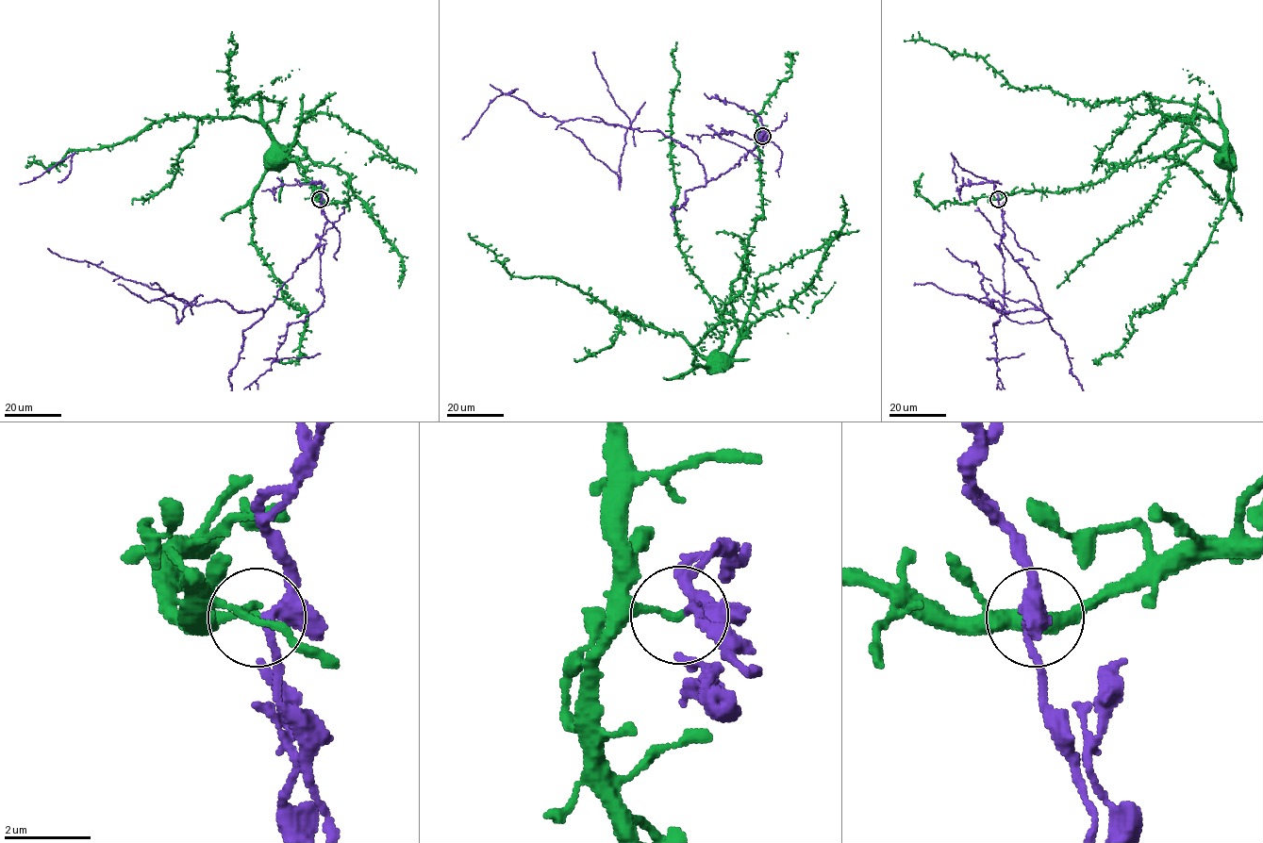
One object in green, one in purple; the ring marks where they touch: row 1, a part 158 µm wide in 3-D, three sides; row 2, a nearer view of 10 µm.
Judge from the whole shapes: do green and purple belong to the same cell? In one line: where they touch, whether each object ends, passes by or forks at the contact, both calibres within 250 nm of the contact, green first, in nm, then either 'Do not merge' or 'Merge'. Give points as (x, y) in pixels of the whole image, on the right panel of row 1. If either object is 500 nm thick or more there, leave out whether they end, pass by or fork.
Place: (998, 199). At the ring green ends. At the ring purple forks. Thickness 170 nm (green) against 240 nm. Do not merge

